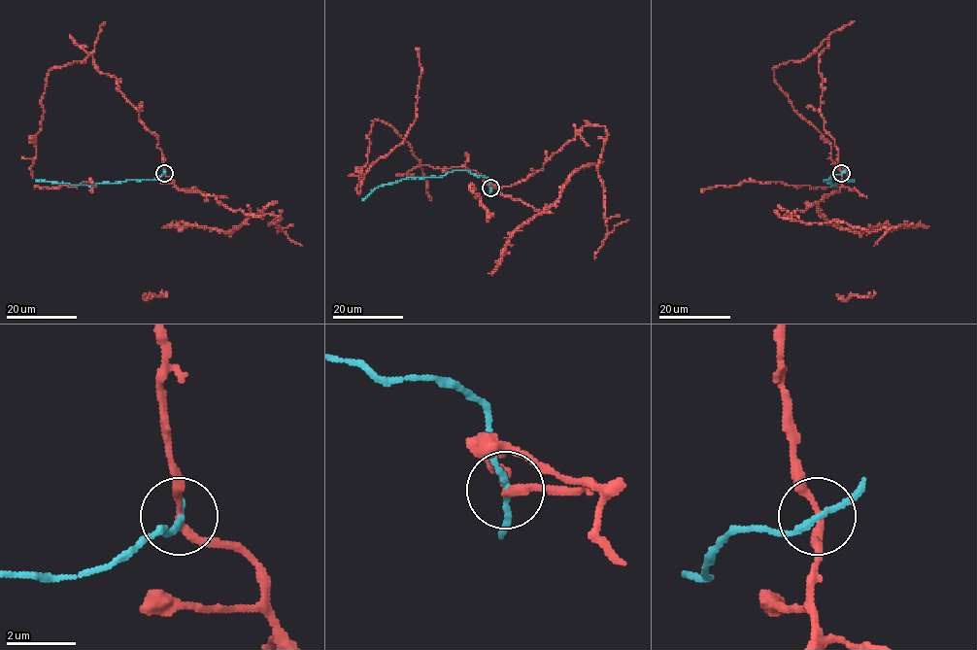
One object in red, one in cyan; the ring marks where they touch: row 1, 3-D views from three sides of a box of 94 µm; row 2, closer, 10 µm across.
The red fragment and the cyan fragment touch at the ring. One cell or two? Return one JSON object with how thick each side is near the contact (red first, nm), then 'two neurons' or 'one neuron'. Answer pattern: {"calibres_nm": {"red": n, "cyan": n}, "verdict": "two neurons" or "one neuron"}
{"calibres_nm": {"red": 220, "cyan": 160}, "verdict": "two neurons"}

